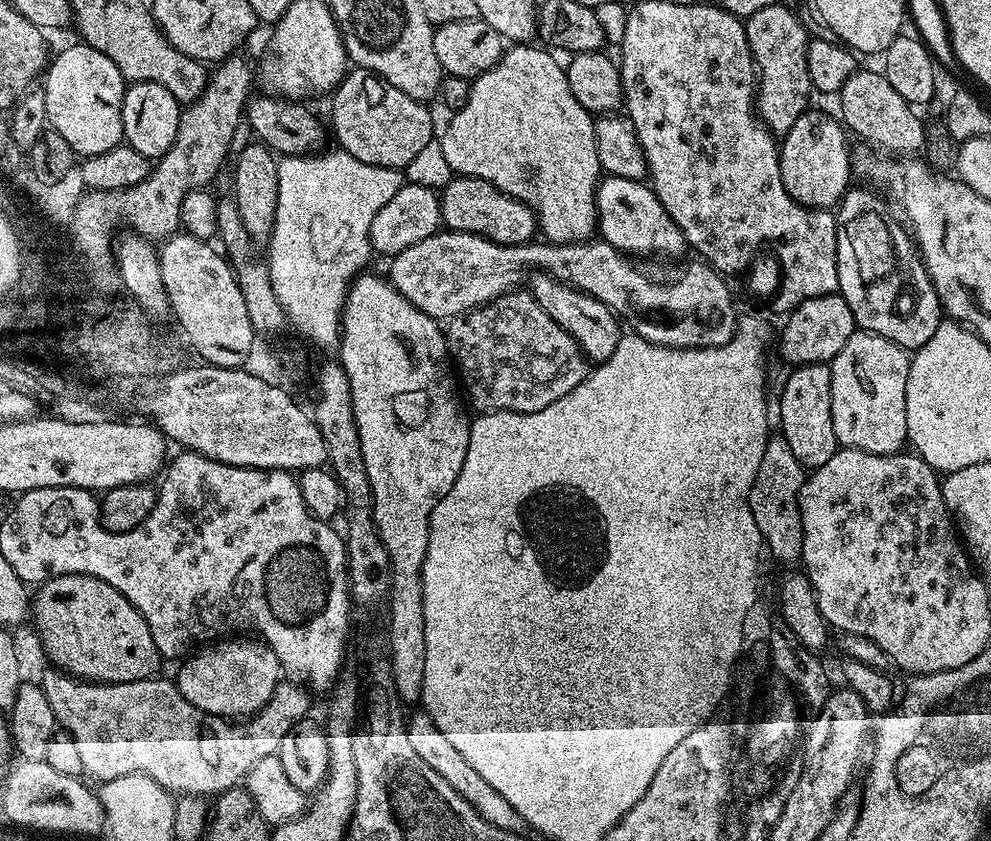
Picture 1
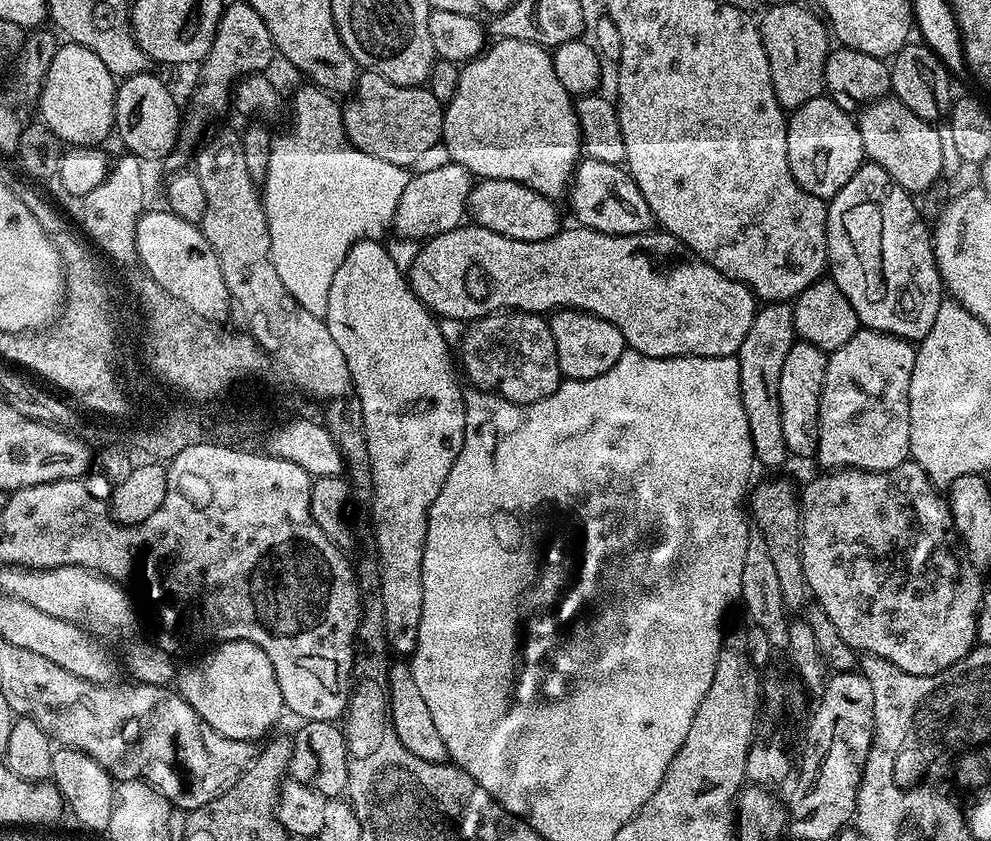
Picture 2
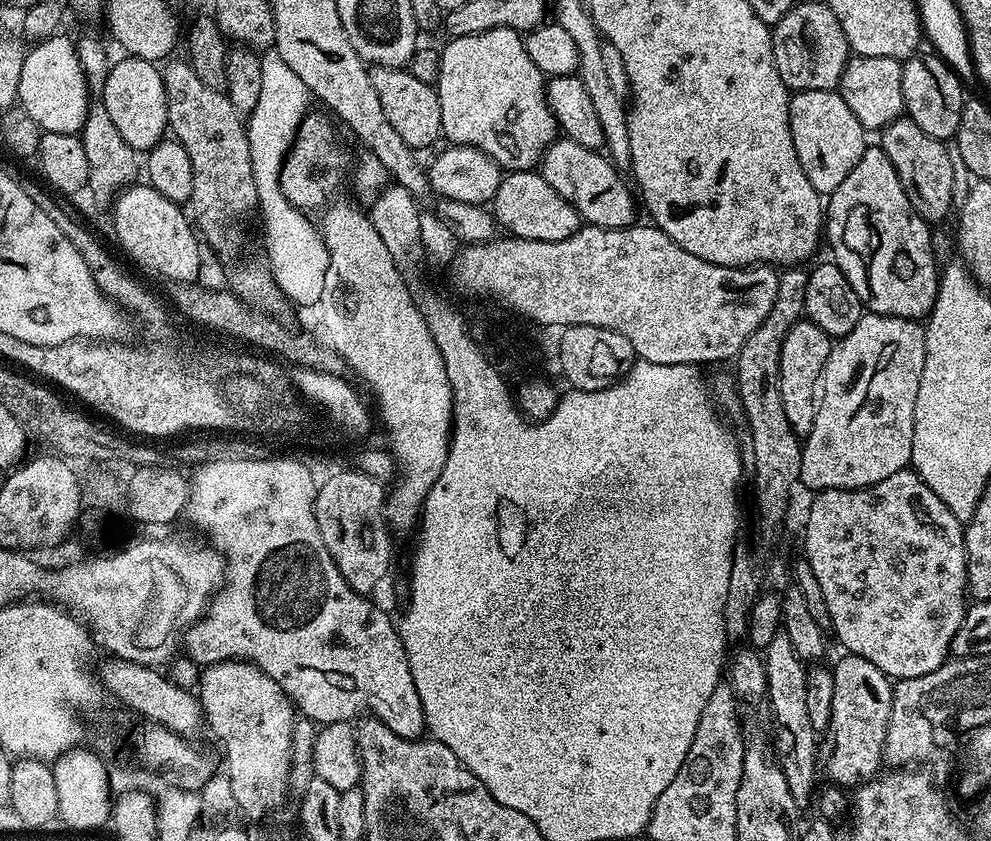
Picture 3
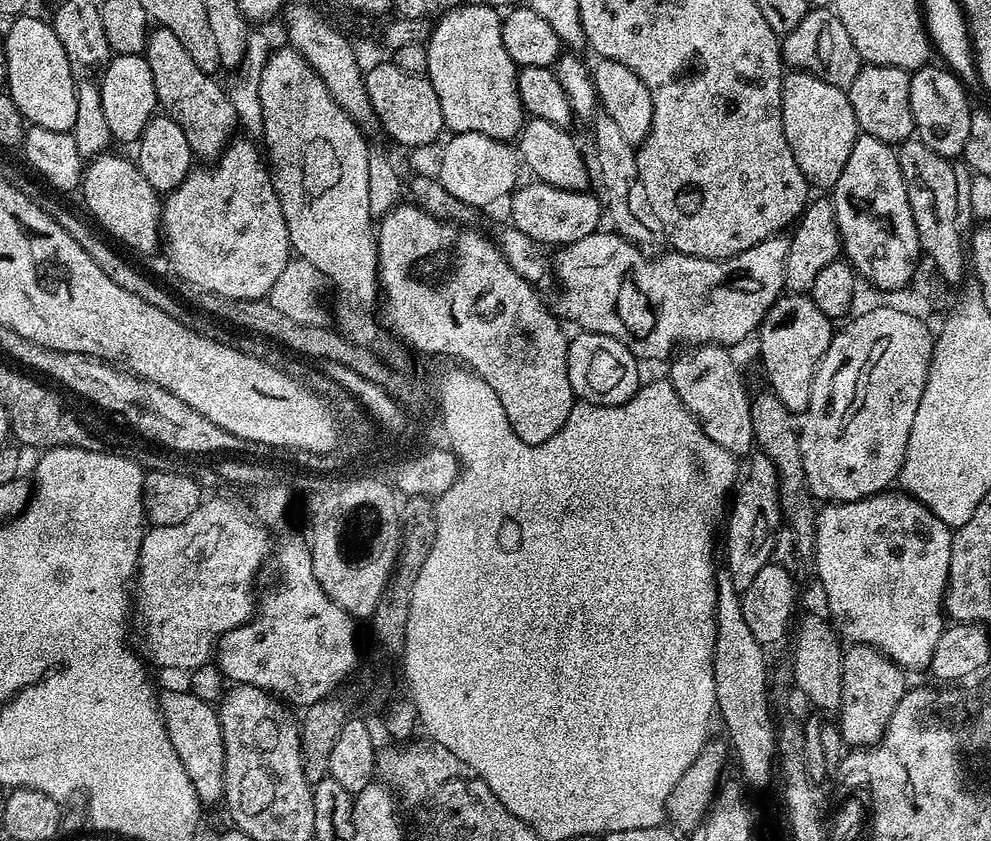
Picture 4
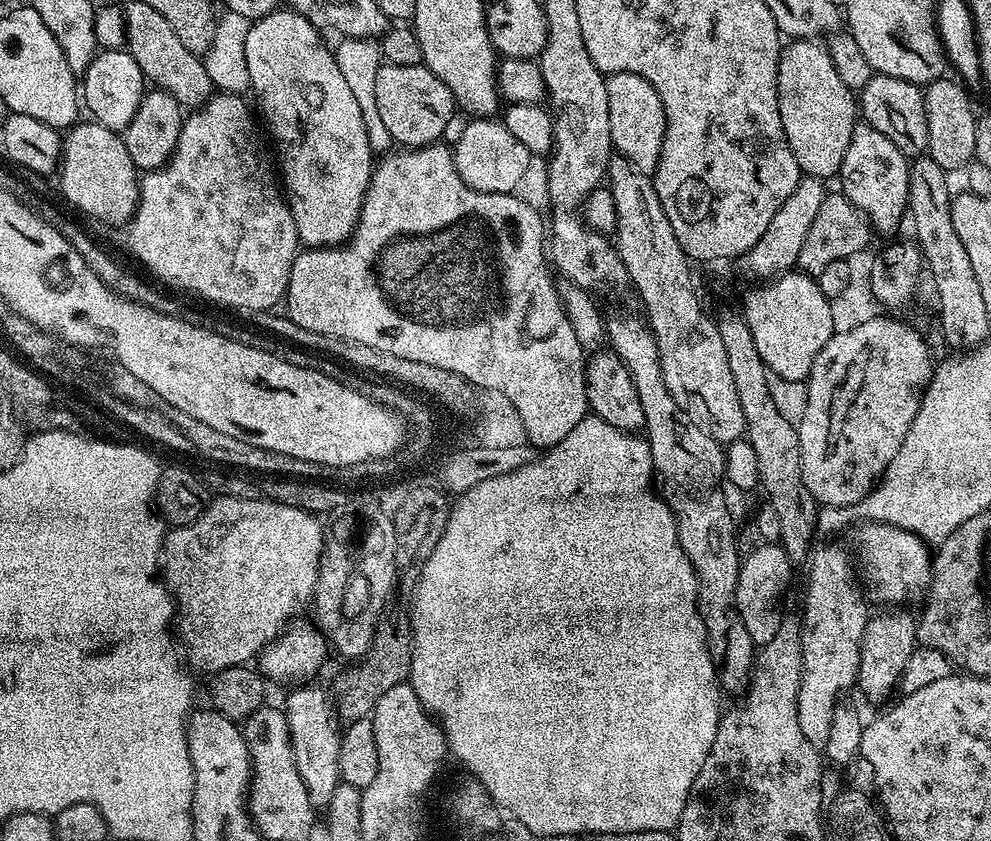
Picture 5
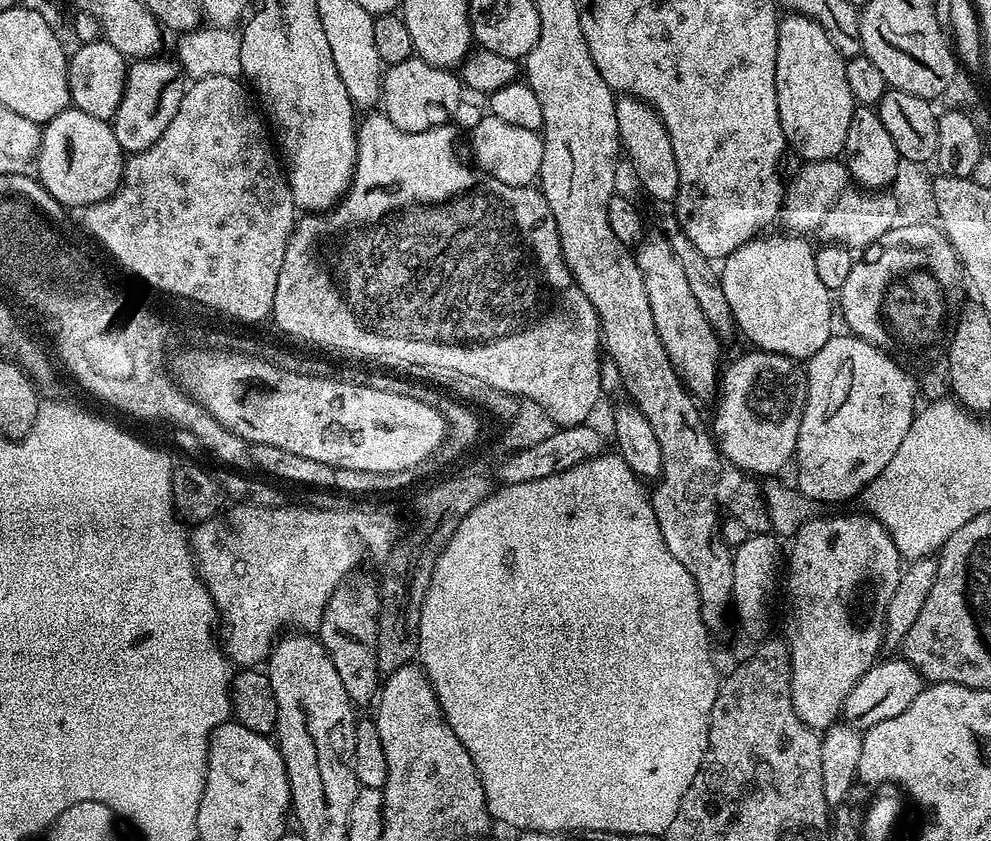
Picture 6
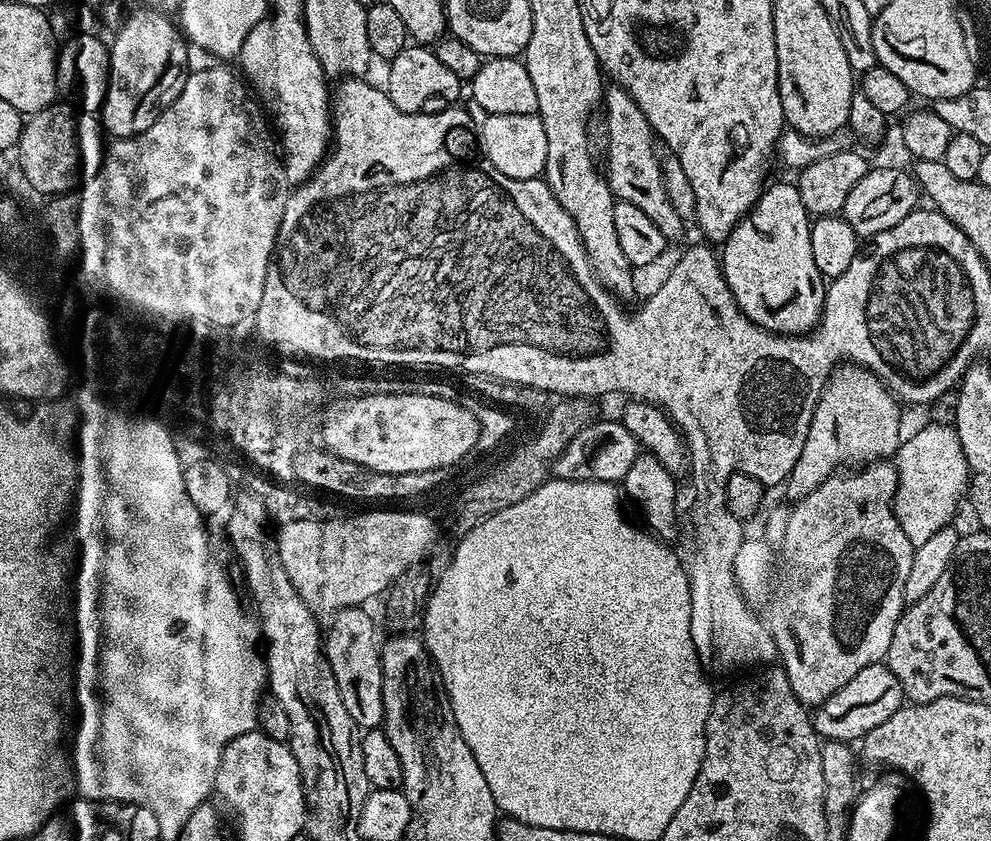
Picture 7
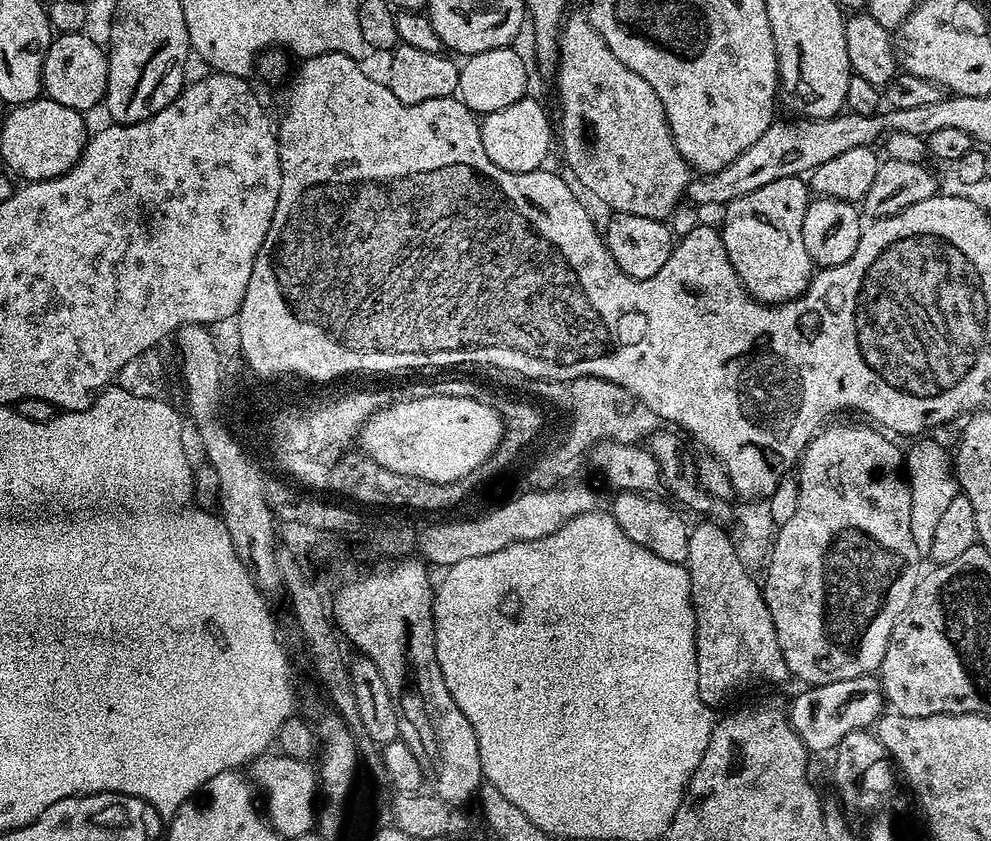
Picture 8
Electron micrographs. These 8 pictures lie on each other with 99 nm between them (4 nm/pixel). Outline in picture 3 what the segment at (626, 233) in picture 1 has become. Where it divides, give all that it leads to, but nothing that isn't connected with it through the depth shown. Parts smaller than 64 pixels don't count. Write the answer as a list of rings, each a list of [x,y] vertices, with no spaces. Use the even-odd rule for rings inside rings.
[[[557,138],[553,140],[548,148],[544,149],[542,159],[538,165],[538,171],[540,175],[546,178],[546,182],[550,182],[550,186],[554,186],[554,190],[558,190],[558,194],[562,194],[562,198],[566,198],[576,207],[576,213],[578,213],[585,225],[593,228],[630,228],[637,223],[637,197],[634,195],[629,181],[627,179],[624,181],[620,177],[623,176],[621,169],[617,168],[603,151],[587,148],[586,146],[578,146],[578,142],[567,138]]]

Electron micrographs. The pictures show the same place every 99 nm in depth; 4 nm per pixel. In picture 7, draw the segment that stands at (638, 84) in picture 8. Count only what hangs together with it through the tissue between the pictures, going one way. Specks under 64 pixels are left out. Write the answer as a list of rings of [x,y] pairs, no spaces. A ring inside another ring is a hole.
[[[619,86],[609,87],[605,91],[602,108],[605,111],[602,171],[613,196],[622,202],[630,202],[630,206],[638,206],[638,210],[642,210],[642,214],[646,214],[646,218],[662,230],[665,241],[678,239],[686,228],[686,221],[678,218],[666,194],[664,172],[660,168],[661,157],[656,156],[657,141],[646,114],[638,110],[638,102],[634,102],[626,89]]]

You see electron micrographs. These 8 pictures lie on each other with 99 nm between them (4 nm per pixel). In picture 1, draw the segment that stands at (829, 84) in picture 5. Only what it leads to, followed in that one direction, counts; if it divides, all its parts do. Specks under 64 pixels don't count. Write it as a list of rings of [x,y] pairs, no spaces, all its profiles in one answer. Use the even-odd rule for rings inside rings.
[[[815,110],[803,112],[798,122],[794,122],[794,126],[778,144],[782,186],[786,186],[786,194],[790,194],[790,198],[794,198],[797,204],[804,204],[808,208],[835,209],[850,187],[848,179],[853,179],[854,176],[854,156],[851,151],[848,153],[849,133],[845,125],[835,115],[832,116]]]

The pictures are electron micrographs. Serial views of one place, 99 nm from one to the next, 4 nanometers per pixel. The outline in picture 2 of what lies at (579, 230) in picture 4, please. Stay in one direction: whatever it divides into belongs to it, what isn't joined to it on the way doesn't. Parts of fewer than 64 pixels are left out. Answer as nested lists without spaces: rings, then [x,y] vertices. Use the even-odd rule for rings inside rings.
[[[477,179],[468,195],[468,206],[475,223],[481,224],[486,230],[494,230],[494,234],[502,234],[506,238],[522,242],[542,242],[562,228],[560,212],[556,209],[557,201],[513,180]]]

